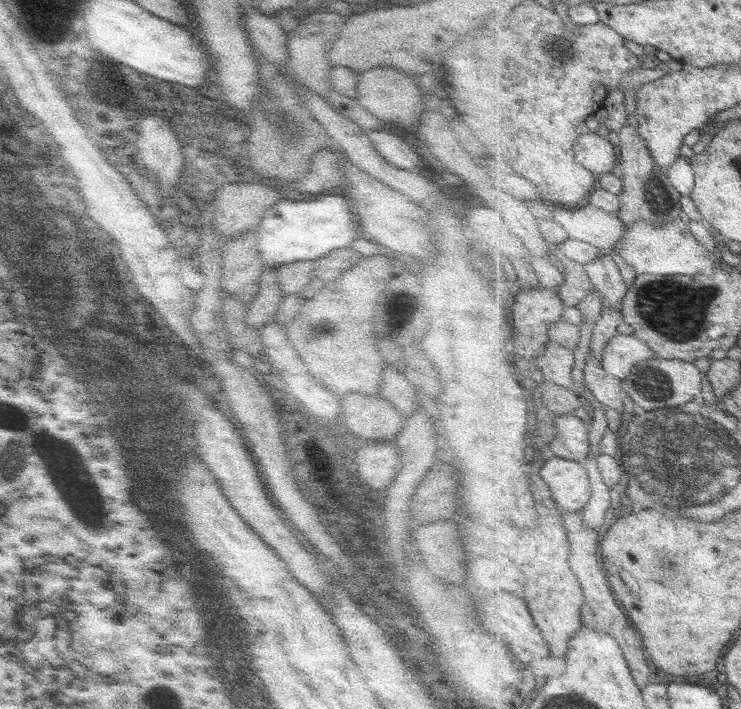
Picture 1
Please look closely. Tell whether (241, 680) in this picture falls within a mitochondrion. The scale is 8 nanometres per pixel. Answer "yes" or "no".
no

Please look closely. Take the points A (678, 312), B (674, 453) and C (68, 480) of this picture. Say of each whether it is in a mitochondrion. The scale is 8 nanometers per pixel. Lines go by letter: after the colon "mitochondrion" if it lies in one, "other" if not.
A: mitochondrion
B: mitochondrion
C: mitochondrion

